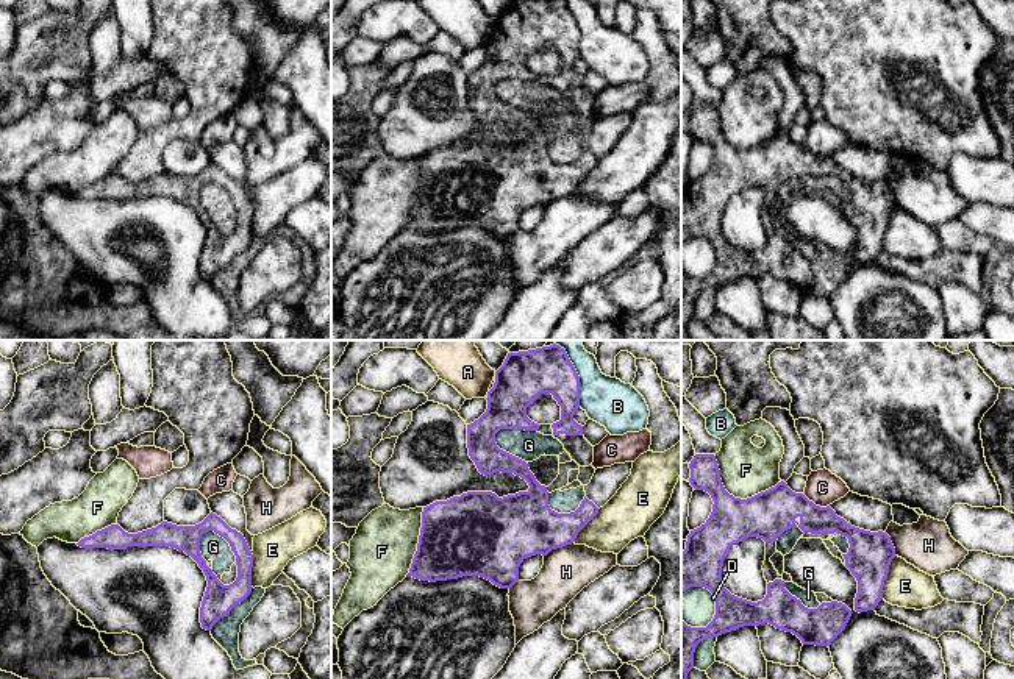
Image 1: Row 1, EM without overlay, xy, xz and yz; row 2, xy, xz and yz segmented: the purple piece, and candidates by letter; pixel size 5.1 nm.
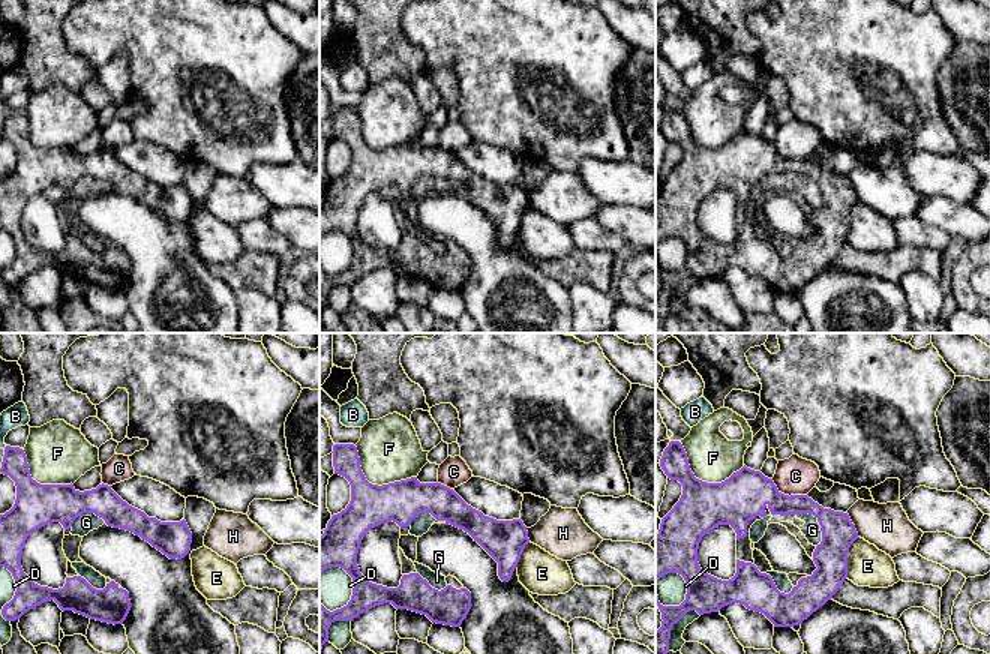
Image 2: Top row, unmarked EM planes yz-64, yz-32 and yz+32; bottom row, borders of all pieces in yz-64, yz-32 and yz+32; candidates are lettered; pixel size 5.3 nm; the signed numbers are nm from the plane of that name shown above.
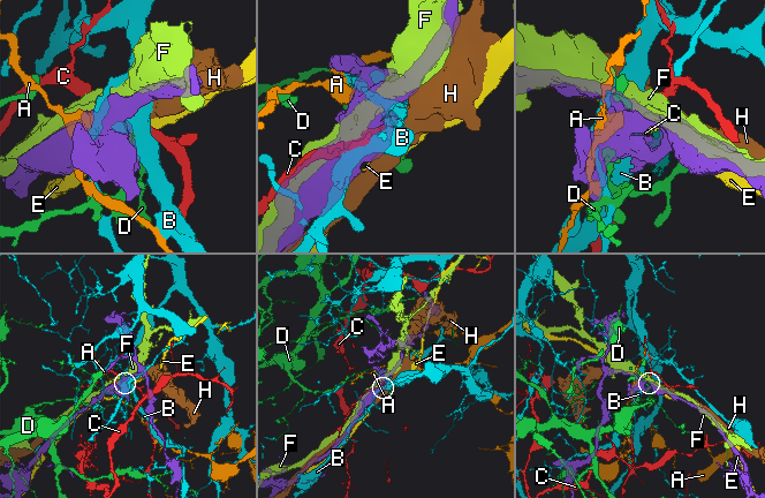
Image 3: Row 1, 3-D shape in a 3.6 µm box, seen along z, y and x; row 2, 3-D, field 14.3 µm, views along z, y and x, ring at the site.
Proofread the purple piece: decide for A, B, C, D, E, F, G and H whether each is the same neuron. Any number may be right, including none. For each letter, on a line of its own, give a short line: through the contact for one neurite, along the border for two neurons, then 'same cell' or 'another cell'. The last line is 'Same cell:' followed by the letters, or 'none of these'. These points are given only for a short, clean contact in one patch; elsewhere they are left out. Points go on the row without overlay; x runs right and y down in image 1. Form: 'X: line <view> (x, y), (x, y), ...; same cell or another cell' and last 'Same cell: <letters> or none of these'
A: another cell
B: another cell
C: line yz (802, 144), (816, 155), (828, 156); another cell
D: another cell
E: another cell
F: another cell
G: another cell
H: another cell
Same cell: none of these

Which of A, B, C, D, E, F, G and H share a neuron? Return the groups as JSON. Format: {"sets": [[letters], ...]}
{"sets": [["A"], ["B"], ["C"], ["D"], ["E"], ["F"], ["G"], ["H"]]}

